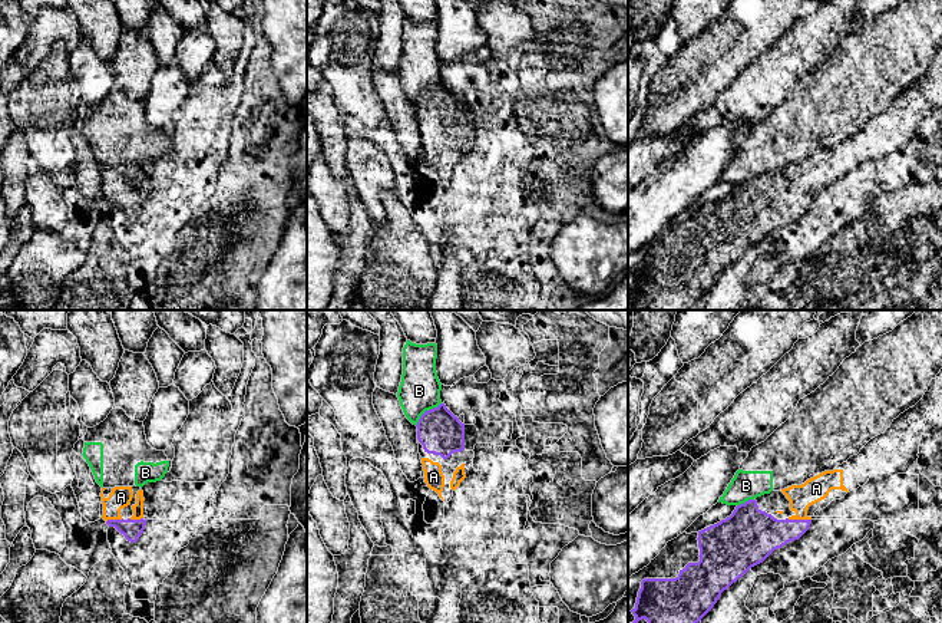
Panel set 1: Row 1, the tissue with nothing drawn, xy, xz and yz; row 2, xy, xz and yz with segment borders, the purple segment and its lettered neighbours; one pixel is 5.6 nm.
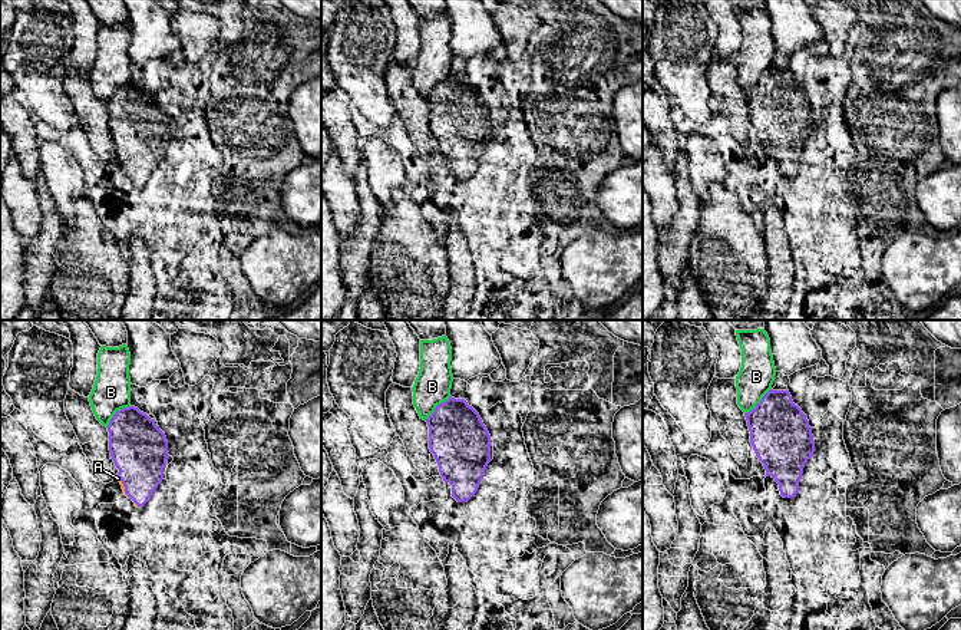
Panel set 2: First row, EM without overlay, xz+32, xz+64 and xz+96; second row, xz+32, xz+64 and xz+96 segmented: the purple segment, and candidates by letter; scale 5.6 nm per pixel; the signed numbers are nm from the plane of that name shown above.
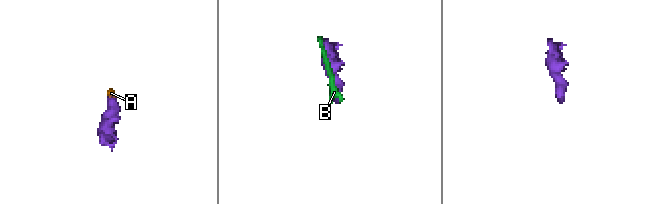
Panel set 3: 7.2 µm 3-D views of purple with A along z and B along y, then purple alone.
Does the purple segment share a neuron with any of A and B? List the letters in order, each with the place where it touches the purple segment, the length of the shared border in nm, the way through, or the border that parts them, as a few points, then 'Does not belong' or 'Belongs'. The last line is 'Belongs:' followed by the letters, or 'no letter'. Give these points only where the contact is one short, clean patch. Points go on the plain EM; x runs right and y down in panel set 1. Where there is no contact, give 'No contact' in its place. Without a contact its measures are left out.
A: Touches purple at yz (799, 198). Shared border 140 nm. Belongs
B: Touches purple at xz (426, 89). Shared border 190 nm. Does not belong
Belongs: A

